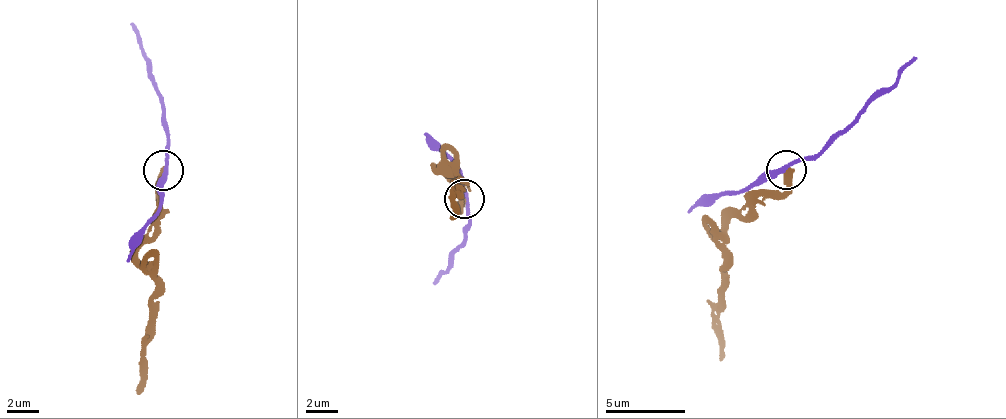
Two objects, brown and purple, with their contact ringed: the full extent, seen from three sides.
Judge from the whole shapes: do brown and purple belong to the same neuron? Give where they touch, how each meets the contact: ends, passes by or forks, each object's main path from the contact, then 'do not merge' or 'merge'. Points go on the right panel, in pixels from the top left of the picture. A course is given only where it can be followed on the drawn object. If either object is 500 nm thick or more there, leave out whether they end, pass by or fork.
(786, 169) | brown ends | purple passes by | brown via (785, 170), (785, 187), (727, 223), (719, 356), (723, 361) | purple via (785, 170), (817, 157), (857, 122), (914, 55) | do not merge

